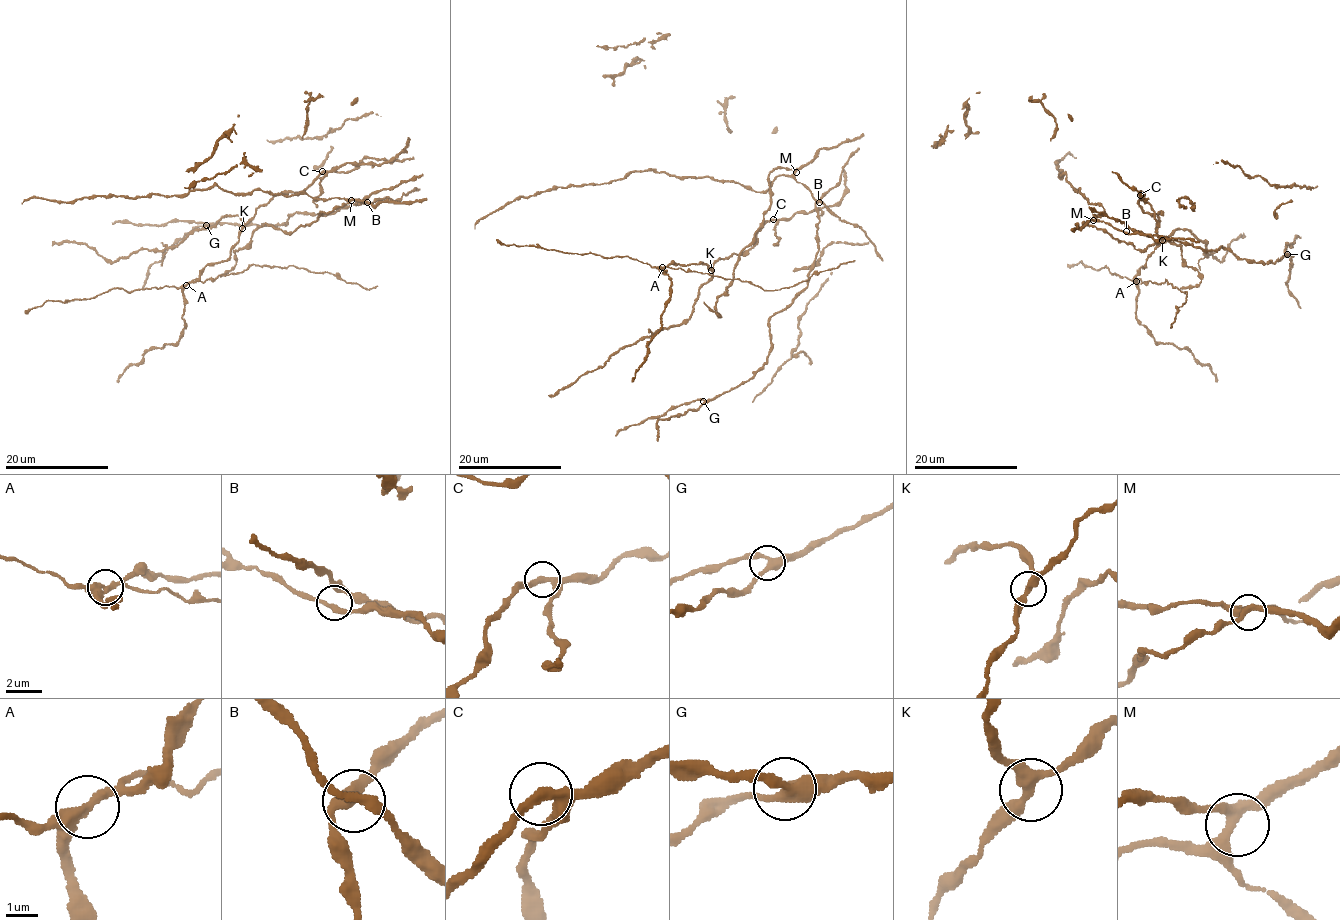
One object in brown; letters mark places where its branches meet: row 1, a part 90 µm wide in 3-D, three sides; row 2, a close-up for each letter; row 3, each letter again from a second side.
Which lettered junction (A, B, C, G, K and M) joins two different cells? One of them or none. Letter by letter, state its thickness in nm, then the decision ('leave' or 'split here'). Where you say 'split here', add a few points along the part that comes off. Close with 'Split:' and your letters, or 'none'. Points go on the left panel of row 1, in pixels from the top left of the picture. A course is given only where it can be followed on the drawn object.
A: 300 nm | split here | (186, 285), (194, 279), (204, 281), (239, 273), (253, 264), (295, 265), (339, 276), (364, 288), (377, 286)
B: 240 nm | leave
C: 280 nm | leave
G: 360 nm | leave
K: 320 nm | leave
M: 300 nm | leave
Split: A

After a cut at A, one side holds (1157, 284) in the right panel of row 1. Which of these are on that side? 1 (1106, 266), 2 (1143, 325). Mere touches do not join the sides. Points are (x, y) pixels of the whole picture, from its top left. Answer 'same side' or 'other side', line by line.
1: same side
2: other side

